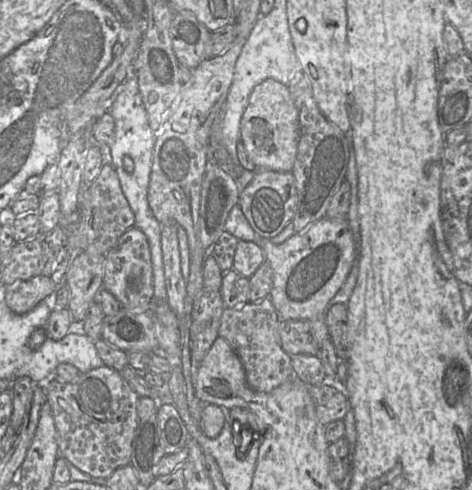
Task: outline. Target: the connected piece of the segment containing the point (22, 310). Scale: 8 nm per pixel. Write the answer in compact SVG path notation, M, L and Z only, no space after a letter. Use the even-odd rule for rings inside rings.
M43 274L17 280L6 286L4 303L13 313L25 314L45 300L55 290L55 286L50 276Z

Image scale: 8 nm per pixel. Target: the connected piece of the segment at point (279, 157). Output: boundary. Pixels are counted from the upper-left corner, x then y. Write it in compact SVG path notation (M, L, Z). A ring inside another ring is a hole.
M266 79L253 88L240 120L240 141L257 169L292 170L299 141L299 120L287 85Z

